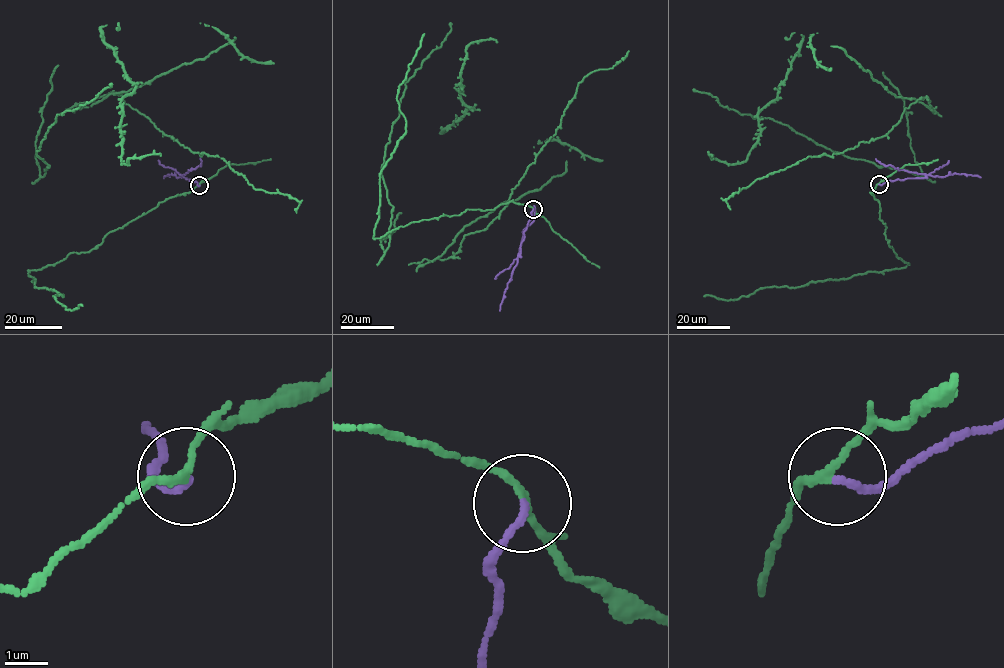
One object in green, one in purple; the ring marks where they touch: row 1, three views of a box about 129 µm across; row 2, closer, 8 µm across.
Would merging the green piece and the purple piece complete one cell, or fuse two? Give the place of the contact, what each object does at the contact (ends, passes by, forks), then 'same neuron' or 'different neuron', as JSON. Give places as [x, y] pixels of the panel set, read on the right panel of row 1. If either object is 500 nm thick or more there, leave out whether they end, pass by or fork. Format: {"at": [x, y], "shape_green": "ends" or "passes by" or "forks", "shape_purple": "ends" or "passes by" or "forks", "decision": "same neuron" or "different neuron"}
{"at": [879, 184], "shape_green": "passes by", "shape_purple": "ends", "decision": "different neuron"}

